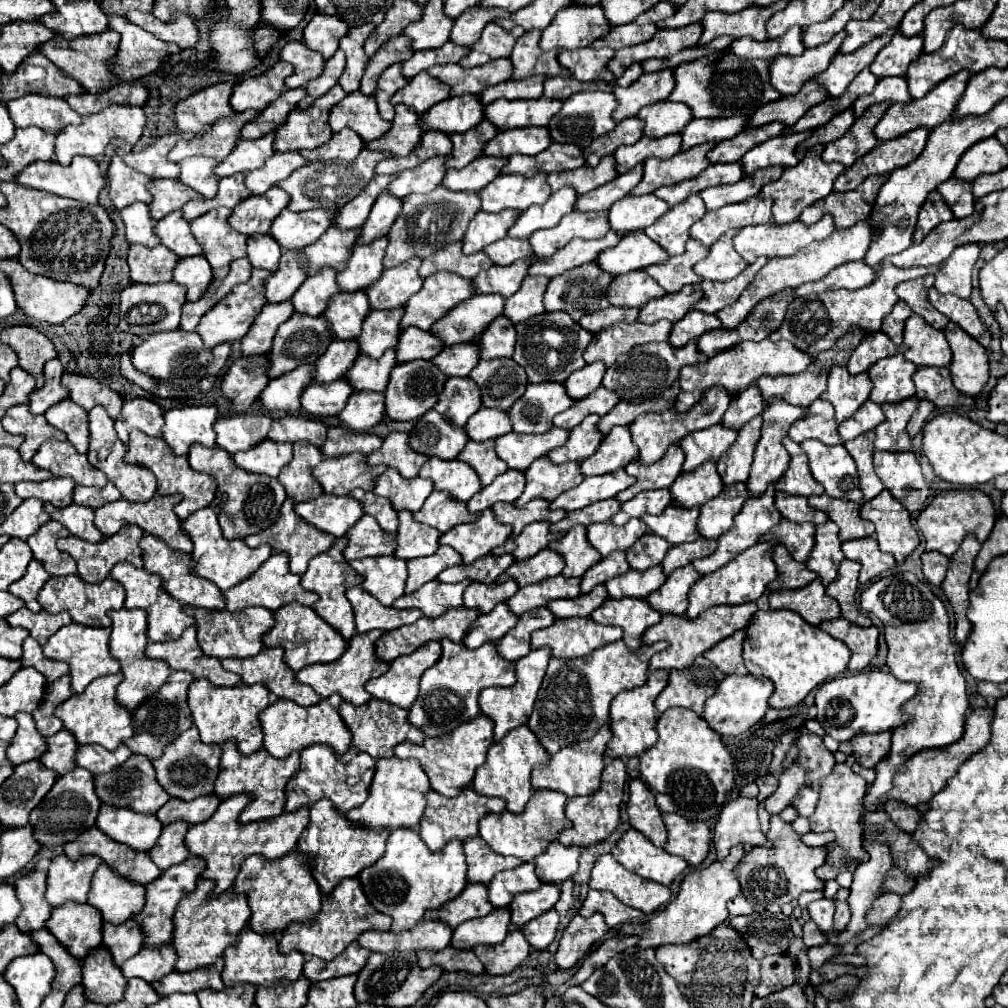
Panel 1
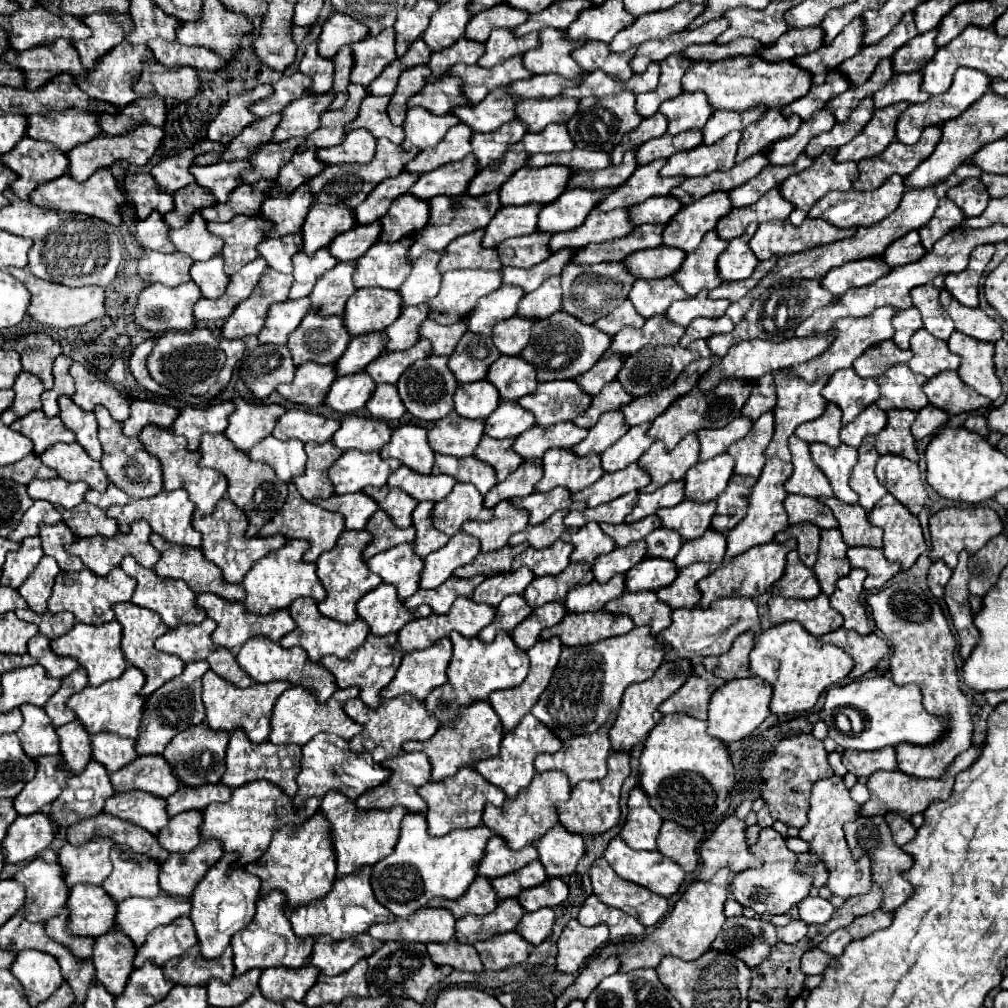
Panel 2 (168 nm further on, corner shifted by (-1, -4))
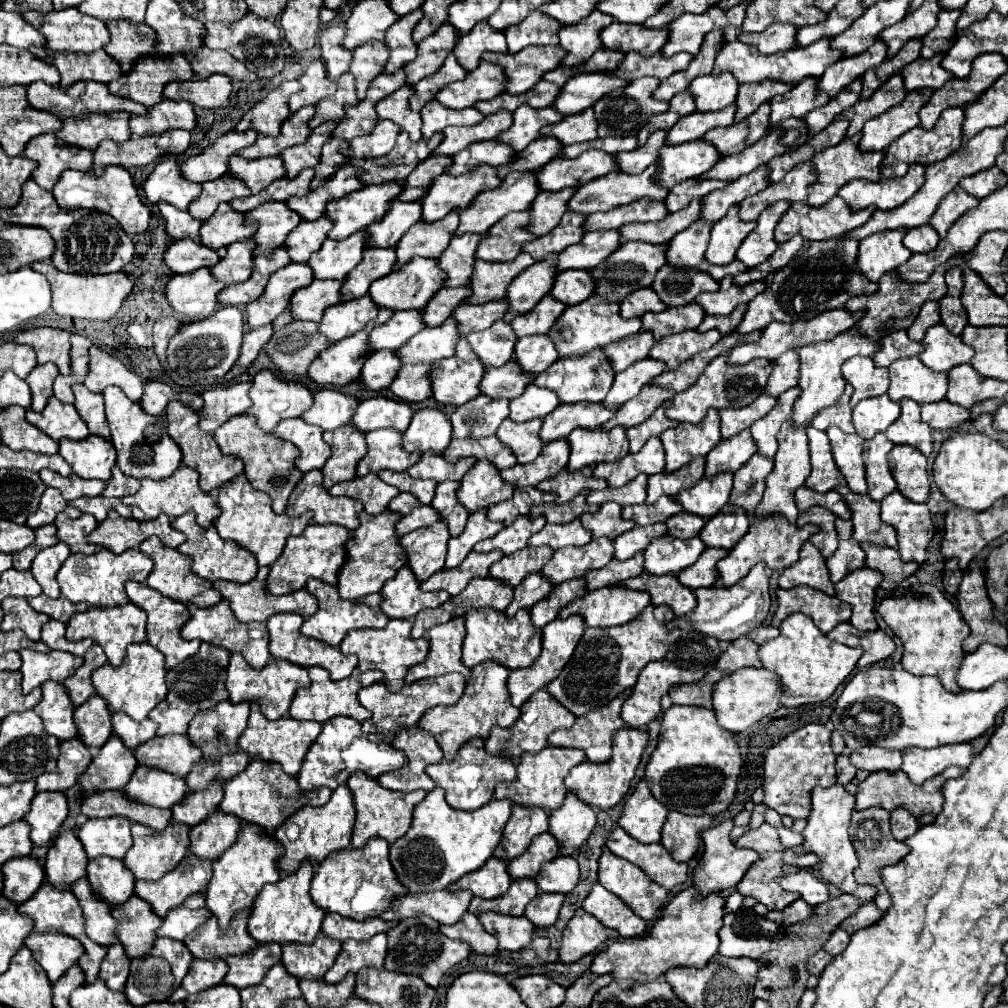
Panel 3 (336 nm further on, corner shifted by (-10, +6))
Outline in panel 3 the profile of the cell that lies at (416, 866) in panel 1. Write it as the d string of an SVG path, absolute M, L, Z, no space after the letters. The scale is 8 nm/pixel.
M434 788L414 808L412 826L404 838L390 846L390 864L398 882L408 888L410 894L432 892L444 890L464 874L478 870L488 858L492 858L510 818L510 808L510 800L492 800L476 812L458 812L446 804L444 790Z

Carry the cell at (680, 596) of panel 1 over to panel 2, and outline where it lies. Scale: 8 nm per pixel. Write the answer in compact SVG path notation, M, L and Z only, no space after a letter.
M693 564L679 570L679 576L675 582L665 586L657 592L659 600L667 602L671 608L695 608L701 600L701 592L697 588L697 582L705 576L709 576L711 564Z

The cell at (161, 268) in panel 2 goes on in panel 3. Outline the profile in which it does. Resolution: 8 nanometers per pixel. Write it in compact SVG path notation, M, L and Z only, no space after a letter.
M174 240L164 252L166 266L176 274L186 274L204 266L214 266L218 260L218 252L194 240Z

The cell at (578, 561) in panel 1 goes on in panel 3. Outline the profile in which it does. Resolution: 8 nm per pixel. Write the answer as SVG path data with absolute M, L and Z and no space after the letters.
M606 502L600 506L596 514L584 514L582 524L586 530L592 532L592 538L608 538L614 540L616 536L634 528L632 520L622 520L622 506L616 502Z

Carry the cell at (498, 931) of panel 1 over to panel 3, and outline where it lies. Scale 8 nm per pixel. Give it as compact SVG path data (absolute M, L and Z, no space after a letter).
M514 880L512 886L504 896L484 900L484 898L474 898L470 902L468 912L480 914L480 912L500 912L508 916L520 916L524 914L528 902L538 894L536 882L534 880Z

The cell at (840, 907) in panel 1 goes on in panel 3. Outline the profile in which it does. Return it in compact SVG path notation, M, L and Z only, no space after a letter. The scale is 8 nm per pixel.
M836 928L836 932L832 932L832 936L828 938L828 942L824 944L824 950L830 954L830 956L838 956L850 942L850 934L844 932L842 928Z

